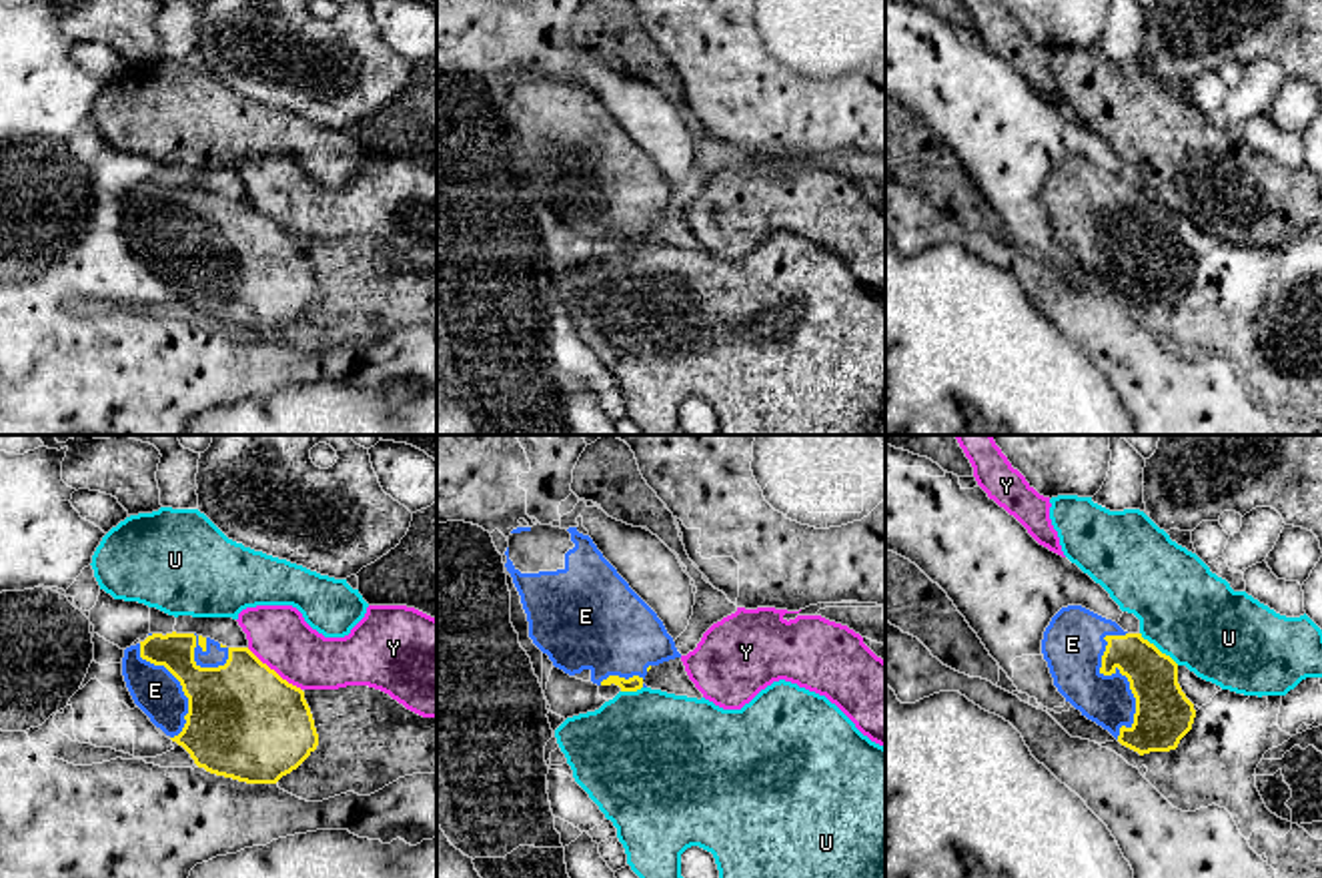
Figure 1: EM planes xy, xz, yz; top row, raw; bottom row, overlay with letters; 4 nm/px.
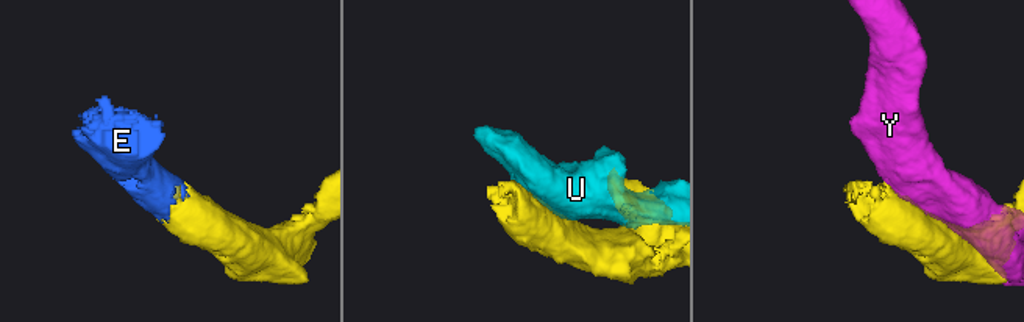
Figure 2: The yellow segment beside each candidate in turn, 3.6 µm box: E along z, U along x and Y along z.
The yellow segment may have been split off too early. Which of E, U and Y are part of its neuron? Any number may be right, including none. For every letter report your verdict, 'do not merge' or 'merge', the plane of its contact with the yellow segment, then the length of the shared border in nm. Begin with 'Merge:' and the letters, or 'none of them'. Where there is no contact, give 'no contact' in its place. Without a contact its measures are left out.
Merge: E
E: merge; meets yellow in yz; contact 440 nm long
U: do not merge; meets yellow in yz; contact 200 nm long
Y: do not merge; meets yellow in xy; contact 280 nm long

